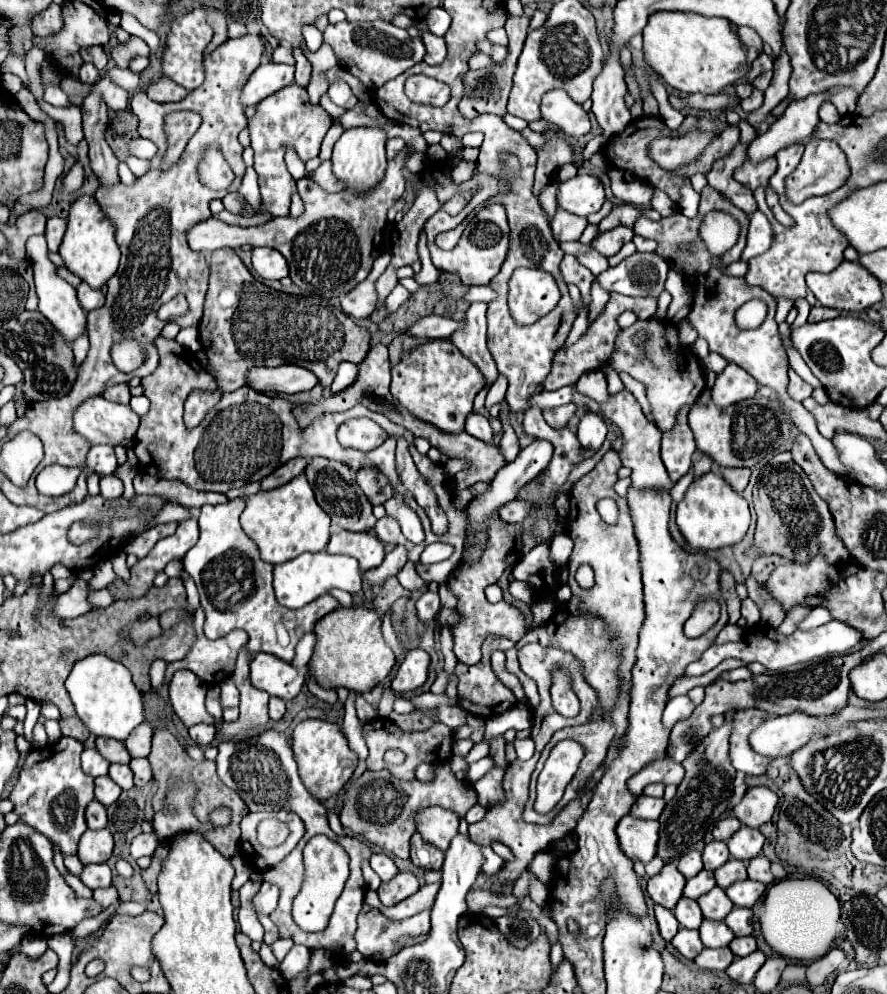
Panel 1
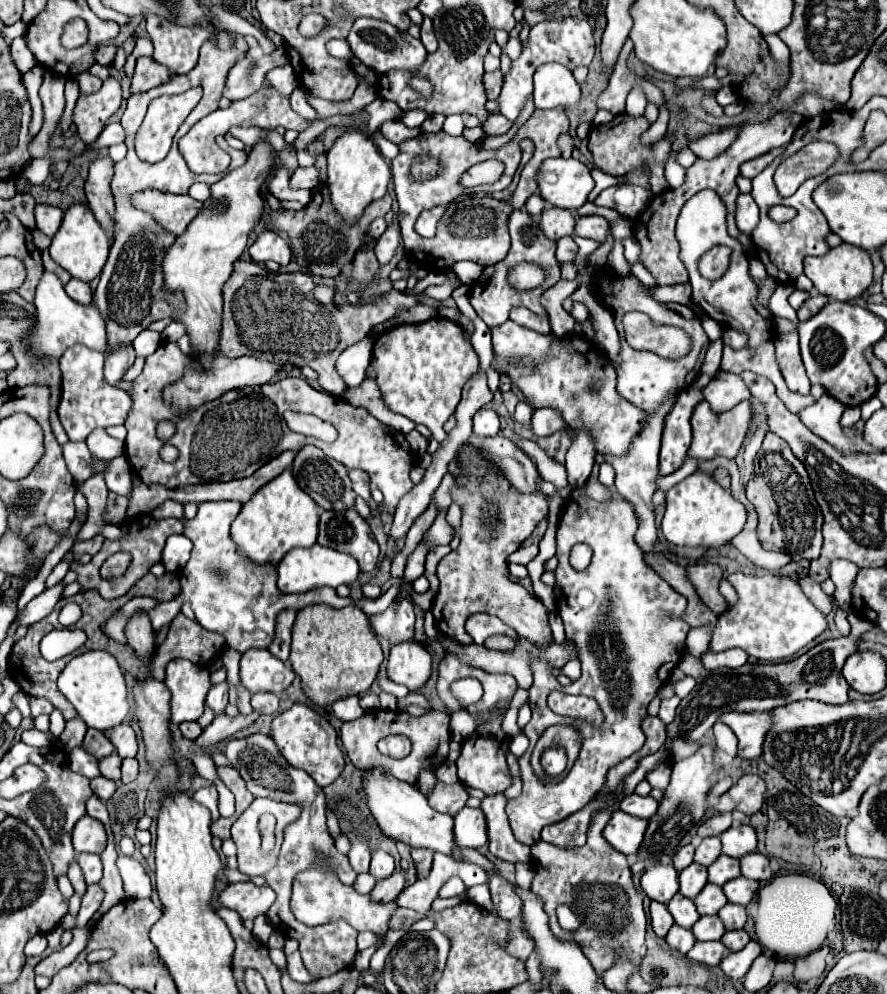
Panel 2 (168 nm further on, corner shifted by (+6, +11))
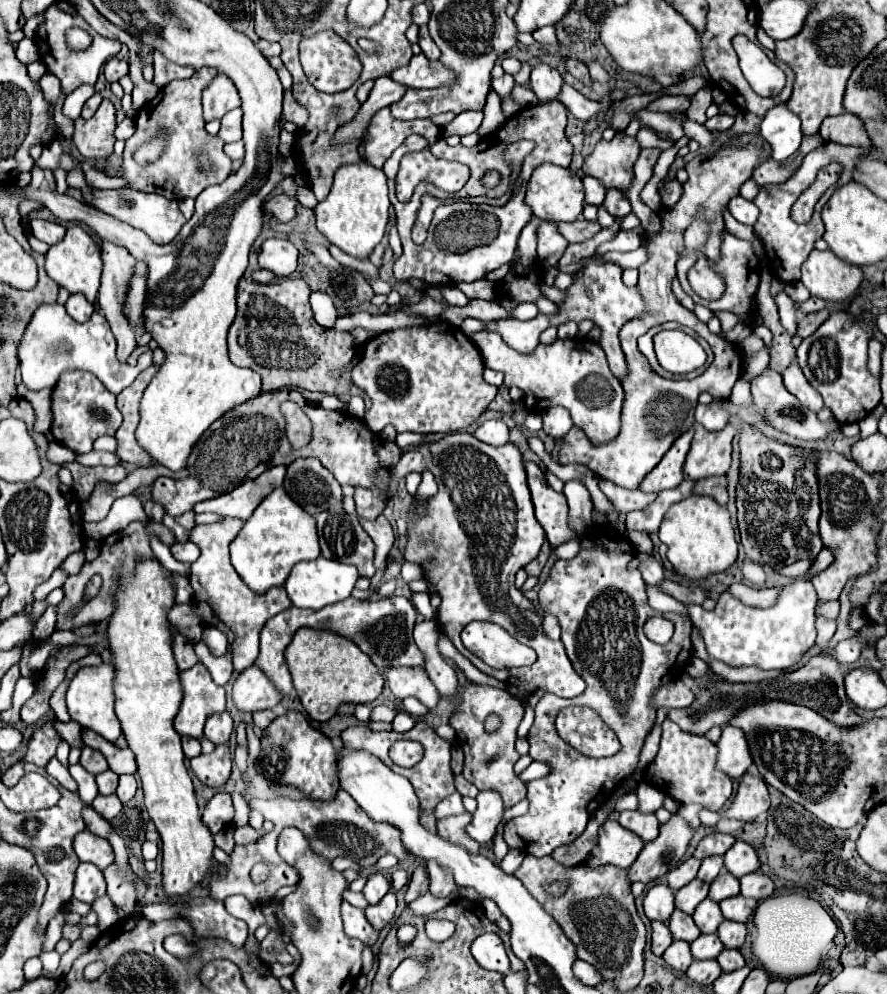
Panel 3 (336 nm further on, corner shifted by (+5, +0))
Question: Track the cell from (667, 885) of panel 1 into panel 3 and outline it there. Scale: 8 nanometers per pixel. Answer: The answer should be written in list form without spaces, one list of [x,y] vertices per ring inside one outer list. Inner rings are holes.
[[[653,885],[645,895],[643,907],[649,921],[667,923],[671,919],[671,913],[675,911],[673,891],[667,885]]]

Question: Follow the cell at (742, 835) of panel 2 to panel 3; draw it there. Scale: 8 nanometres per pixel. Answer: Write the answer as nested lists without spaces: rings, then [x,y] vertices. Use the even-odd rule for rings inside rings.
[[[735,841],[735,845],[723,855],[723,863],[725,863],[725,869],[737,879],[741,879],[743,875],[755,873],[759,869],[759,859],[755,849],[745,841]]]

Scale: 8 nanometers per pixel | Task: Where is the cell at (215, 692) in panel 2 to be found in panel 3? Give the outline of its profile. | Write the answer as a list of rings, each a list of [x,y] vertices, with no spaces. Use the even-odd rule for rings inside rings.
[[[227,711],[223,713],[215,713],[207,719],[207,725],[205,725],[205,737],[211,741],[211,743],[229,743],[231,735],[233,735],[233,719]]]

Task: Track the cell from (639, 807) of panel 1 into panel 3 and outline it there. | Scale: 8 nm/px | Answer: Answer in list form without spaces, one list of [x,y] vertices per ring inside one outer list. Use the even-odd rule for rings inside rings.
[[[623,811],[617,819],[625,829],[633,831],[635,835],[639,835],[643,839],[643,843],[653,841],[659,835],[659,823],[655,815],[641,815],[637,811]]]

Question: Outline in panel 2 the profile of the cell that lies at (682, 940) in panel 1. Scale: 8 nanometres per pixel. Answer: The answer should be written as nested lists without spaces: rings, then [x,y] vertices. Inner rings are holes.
[[[674,924],[674,926],[670,928],[670,932],[666,934],[666,942],[668,942],[672,948],[676,948],[678,952],[686,954],[686,952],[694,946],[696,938],[694,938],[692,930],[686,930],[686,928],[682,928],[682,926]]]

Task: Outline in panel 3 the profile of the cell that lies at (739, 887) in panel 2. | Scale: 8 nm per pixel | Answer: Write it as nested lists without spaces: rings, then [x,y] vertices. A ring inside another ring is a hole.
[[[735,895],[735,897],[729,897],[729,899],[721,901],[719,907],[721,907],[721,913],[723,913],[725,919],[745,923],[753,915],[753,911],[757,907],[757,901],[751,901],[743,895]]]

